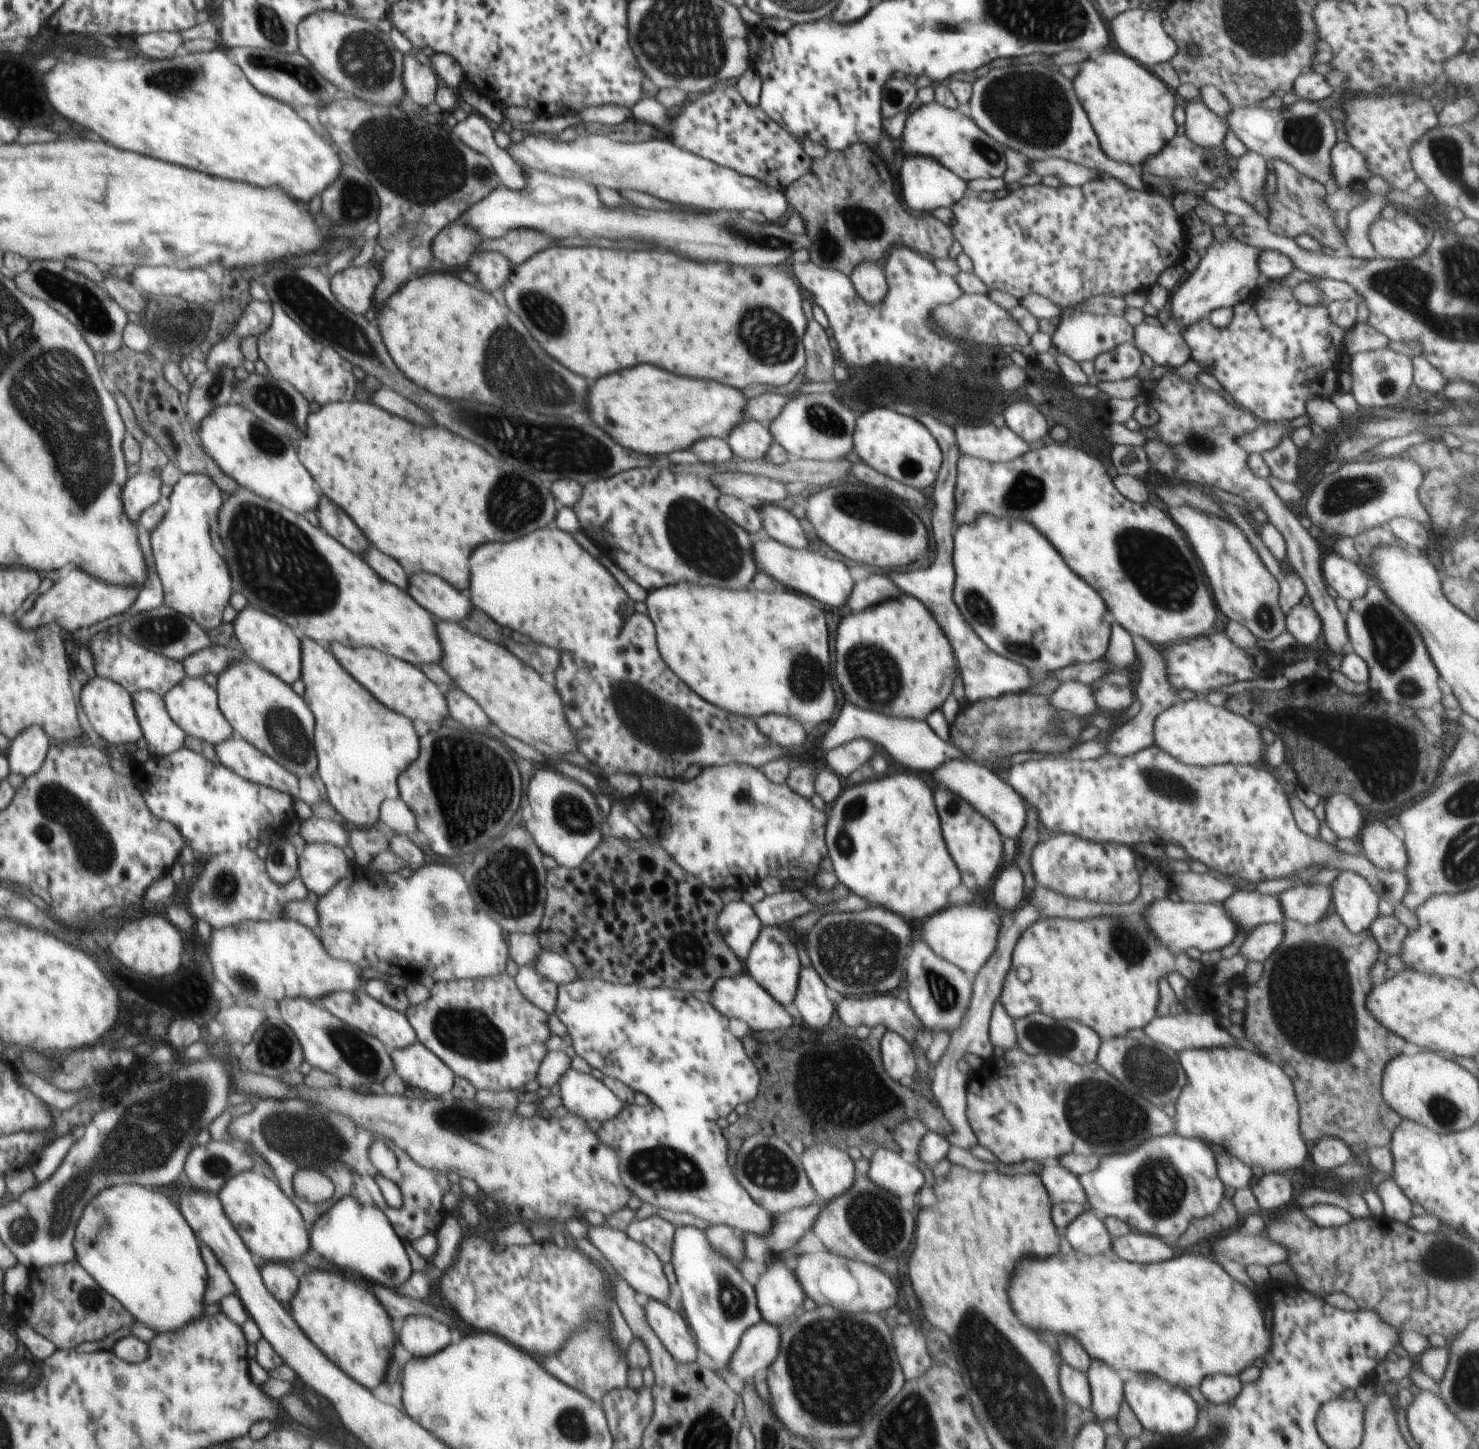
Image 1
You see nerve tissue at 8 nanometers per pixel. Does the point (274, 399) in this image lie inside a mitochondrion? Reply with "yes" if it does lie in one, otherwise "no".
yes

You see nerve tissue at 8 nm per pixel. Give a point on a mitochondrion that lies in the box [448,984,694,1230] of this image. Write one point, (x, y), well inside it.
(486, 1123)

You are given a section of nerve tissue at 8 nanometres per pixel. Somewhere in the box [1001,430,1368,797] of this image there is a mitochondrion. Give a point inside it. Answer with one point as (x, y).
(1155, 565)

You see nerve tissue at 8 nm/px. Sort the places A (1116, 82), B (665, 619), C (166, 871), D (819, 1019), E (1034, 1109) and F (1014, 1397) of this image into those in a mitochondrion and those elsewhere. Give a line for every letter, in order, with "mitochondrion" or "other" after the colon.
A: other
B: other
C: other
D: other
E: other
F: mitochondrion

